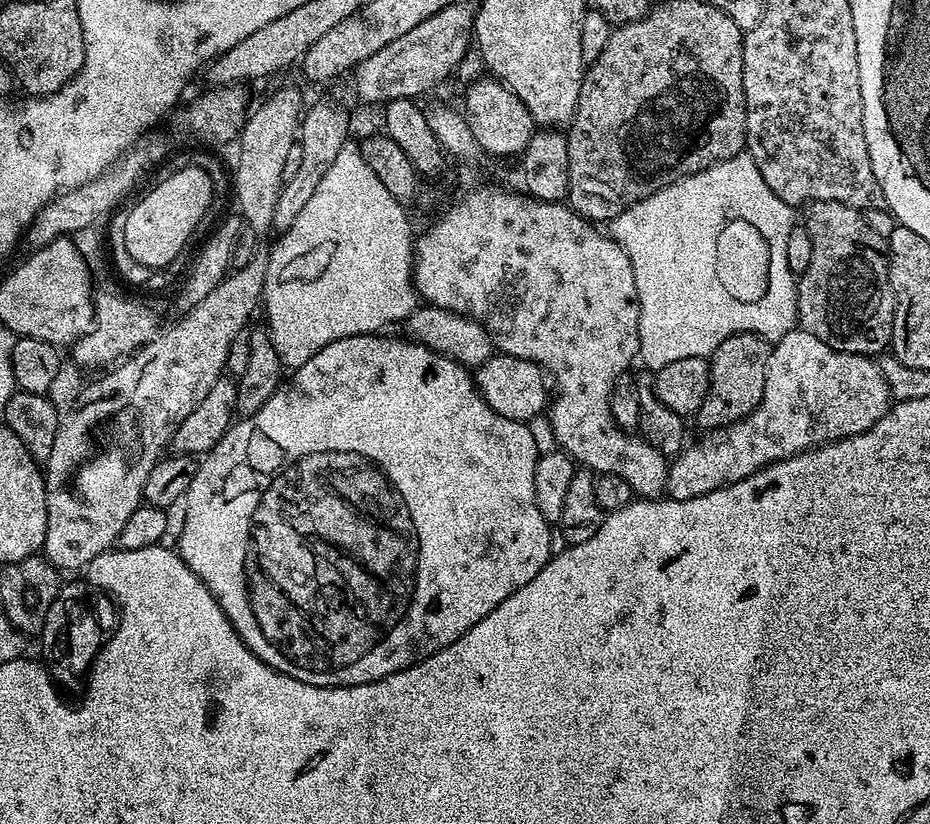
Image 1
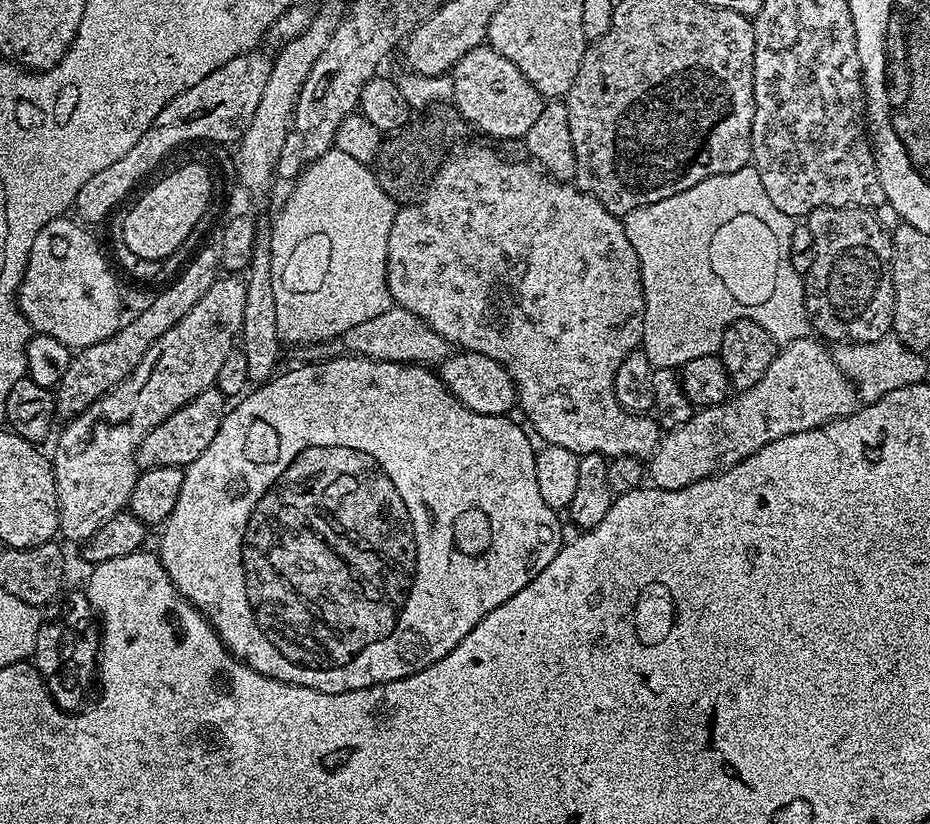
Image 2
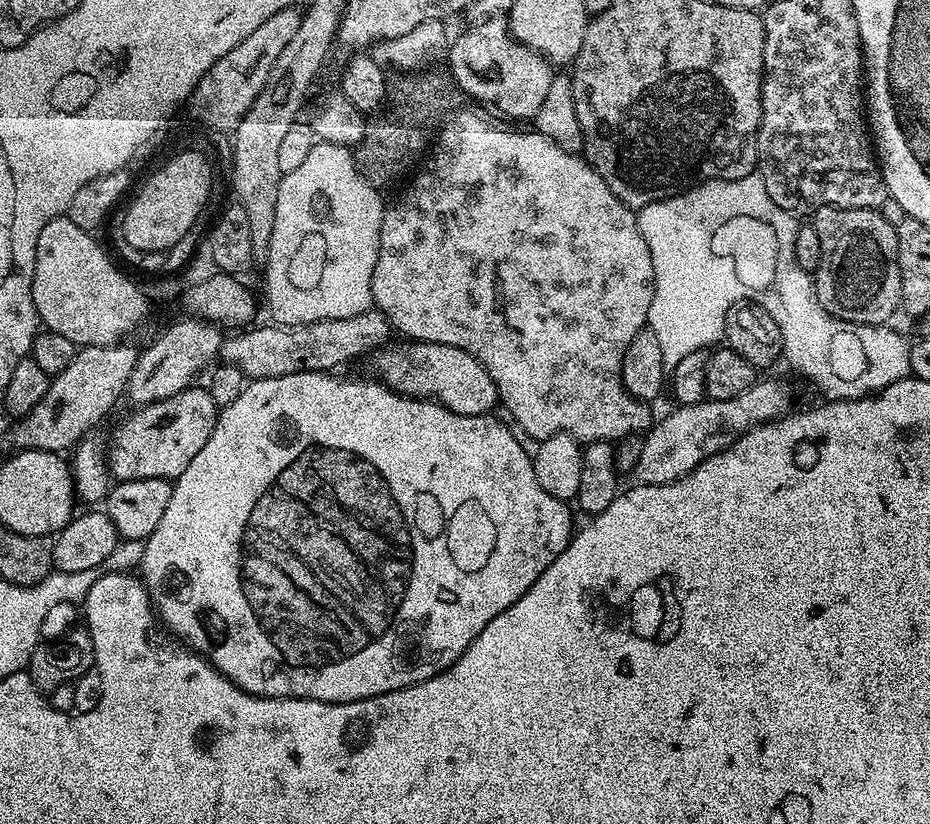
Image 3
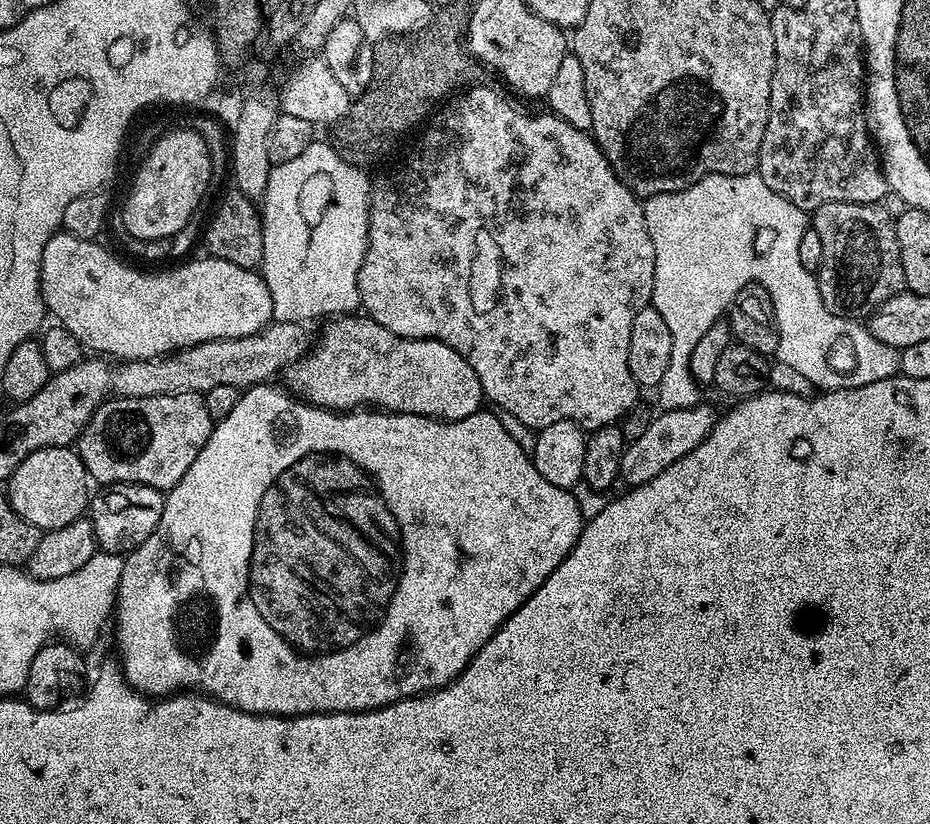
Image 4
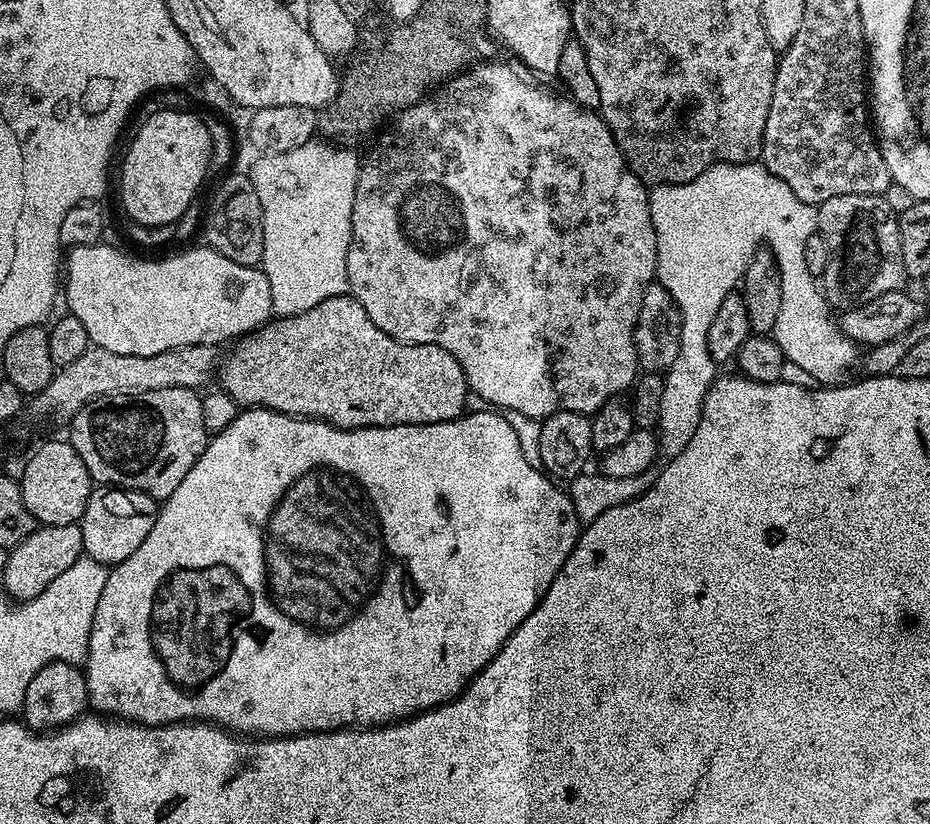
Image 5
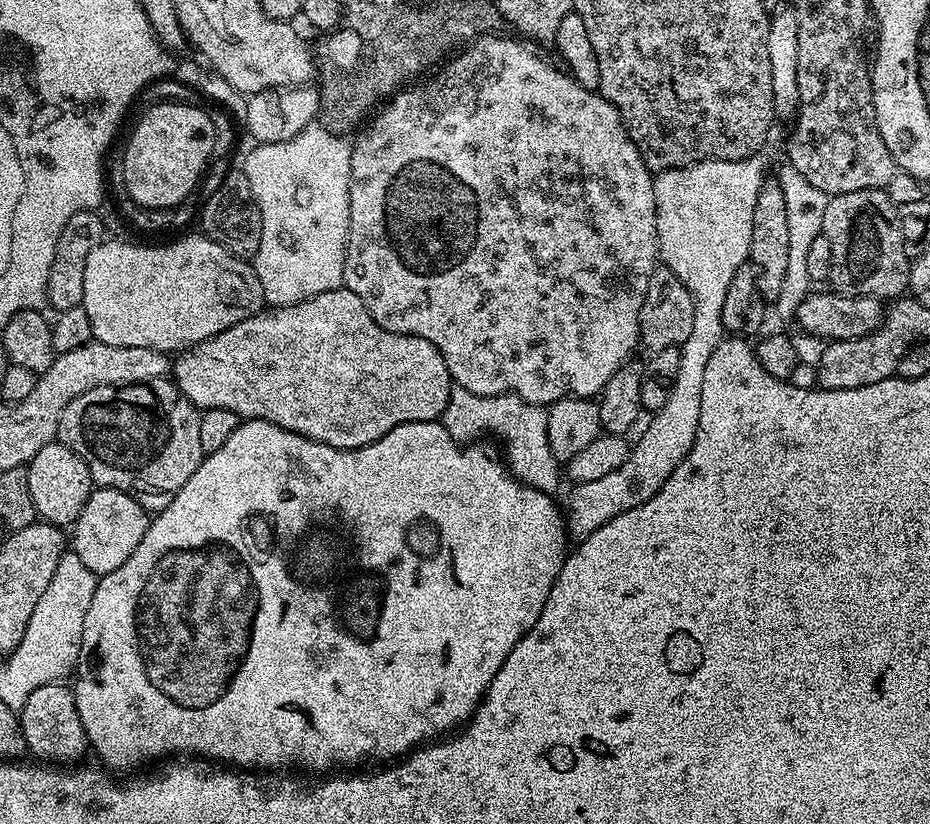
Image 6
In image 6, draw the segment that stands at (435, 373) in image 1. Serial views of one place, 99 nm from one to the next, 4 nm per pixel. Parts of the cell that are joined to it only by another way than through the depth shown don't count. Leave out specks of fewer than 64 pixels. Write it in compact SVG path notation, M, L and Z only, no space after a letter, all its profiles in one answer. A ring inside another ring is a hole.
M244 420L226 438L226 446L217 452L209 452L204 461L190 474L190 482L178 490L174 502L161 512L151 517L146 534L142 534L142 542L138 542L134 554L118 566L110 574L99 577L96 581L94 598L90 598L90 610L86 610L86 622L82 626L82 650L76 663L74 673L74 691L78 718L82 718L82 726L86 730L86 738L91 751L100 755L99 763L112 768L136 768L147 760L156 760L159 756L172 758L177 754L187 754L192 758L207 758L212 762L229 760L229 765L240 770L256 770L252 768L284 768L287 764L297 764L300 768L332 768L335 764L360 764L363 760L380 760L376 762L392 762L403 758L409 752L459 729L461 725L472 719L473 712L484 698L484 691L490 686L494 674L506 662L510 650L538 622L538 614L542 614L542 606L546 606L546 598L550 598L550 586L558 578L564 565L564 558L570 551L570 537L565 513L555 504L553 497L547 492L539 492L530 486L520 483L511 472L507 463L488 444L472 442L461 446L456 439L444 429L443 423L435 420L426 422L410 422L402 426L394 426L390 434L378 438L378 442L370 442L361 448L335 448L326 446L317 440L306 438L302 434L294 434L282 426L274 426L265 420Z

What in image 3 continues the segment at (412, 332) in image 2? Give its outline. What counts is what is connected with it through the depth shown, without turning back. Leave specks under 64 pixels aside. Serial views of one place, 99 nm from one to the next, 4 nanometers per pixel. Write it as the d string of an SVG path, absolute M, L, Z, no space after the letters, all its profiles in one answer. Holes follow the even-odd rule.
M369 310L362 314L354 314L354 318L334 318L322 322L310 322L298 326L286 326L275 322L268 322L265 328L249 327L240 330L237 336L232 336L220 345L219 359L225 364L238 366L249 381L261 380L262 378L282 378L286 374L298 374L299 372L332 372L340 370L343 364L356 360L359 356L367 357L375 353L376 349L385 347L389 343L390 325L381 312Z

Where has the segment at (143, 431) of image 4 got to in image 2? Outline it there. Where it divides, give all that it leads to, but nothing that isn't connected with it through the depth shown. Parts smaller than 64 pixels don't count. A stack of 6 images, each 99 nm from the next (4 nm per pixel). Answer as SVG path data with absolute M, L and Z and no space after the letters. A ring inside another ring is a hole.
M214 386L202 390L198 398L186 402L182 410L174 410L174 414L166 418L166 422L154 426L154 430L150 430L146 438L142 438L136 451L137 465L141 469L158 466L187 468L194 462L194 458L198 458L198 454L202 454L202 450L206 450L206 446L210 446L210 442L214 442L214 434L218 434L218 426L222 426L225 411L226 397L219 390Z

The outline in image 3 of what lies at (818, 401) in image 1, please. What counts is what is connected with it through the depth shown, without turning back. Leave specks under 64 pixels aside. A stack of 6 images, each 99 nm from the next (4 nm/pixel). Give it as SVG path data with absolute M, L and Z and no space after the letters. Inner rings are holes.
M757 379L750 390L734 394L734 398L710 400L701 404L685 404L673 407L673 412L665 420L657 419L644 436L642 454L634 473L642 484L672 484L687 472L697 468L706 458L728 448L742 434L746 434L755 424L777 420L789 411L788 388L780 380Z

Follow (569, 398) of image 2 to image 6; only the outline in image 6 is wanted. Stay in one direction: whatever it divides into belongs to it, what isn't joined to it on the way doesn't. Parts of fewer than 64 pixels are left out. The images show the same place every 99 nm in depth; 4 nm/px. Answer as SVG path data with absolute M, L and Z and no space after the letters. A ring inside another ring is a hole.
M481 34L470 44L465 44L451 58L445 59L431 74L417 79L403 87L390 102L375 113L374 118L367 121L366 127L355 137L350 158L350 230L348 231L348 249L344 259L343 287L348 288L370 310L370 314L388 332L406 334L426 338L442 354L446 366L450 370L455 387L470 390L470 394L479 396L503 396L511 394L521 396L526 402L541 406L551 406L565 396L582 396L585 398L599 397L601 390L614 378L614 374L622 365L629 363L631 354L640 344L640 311L642 298L646 298L646 286L650 282L650 274L658 267L658 245L656 242L656 203L654 202L654 173L642 162L642 154L638 154L638 146L630 142L630 134L626 134L626 126L614 107L599 91L582 86L569 76L567 71L547 64L540 56L535 56L527 43L519 39L511 40L500 34Z

